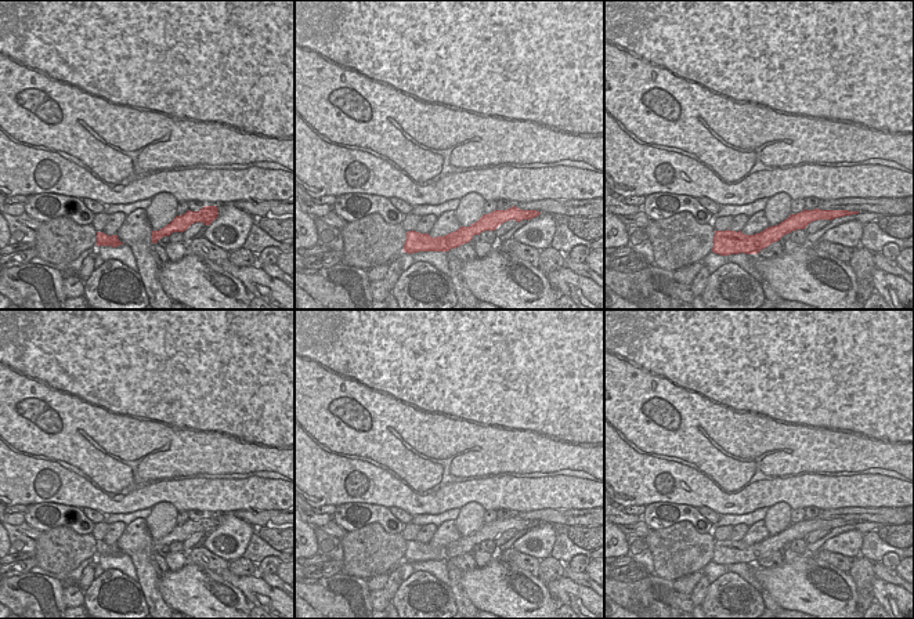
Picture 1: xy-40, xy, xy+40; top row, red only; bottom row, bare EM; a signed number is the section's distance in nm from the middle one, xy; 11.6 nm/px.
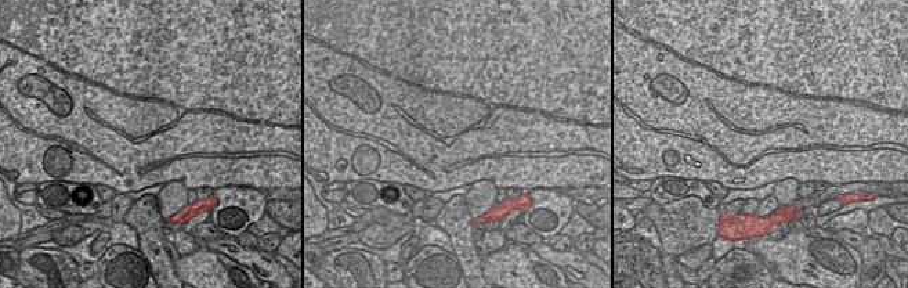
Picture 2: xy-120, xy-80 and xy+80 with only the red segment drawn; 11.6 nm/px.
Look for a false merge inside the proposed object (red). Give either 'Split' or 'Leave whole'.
Leave whole

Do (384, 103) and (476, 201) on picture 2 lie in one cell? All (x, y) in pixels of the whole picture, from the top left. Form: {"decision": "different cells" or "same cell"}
{"decision": "different cells"}

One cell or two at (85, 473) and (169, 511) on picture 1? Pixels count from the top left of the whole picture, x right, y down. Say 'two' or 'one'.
two

